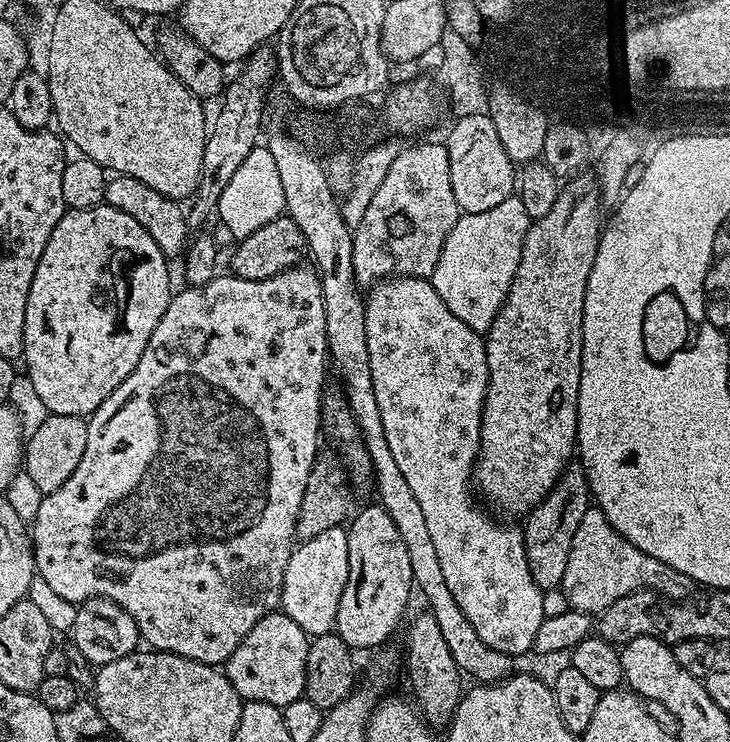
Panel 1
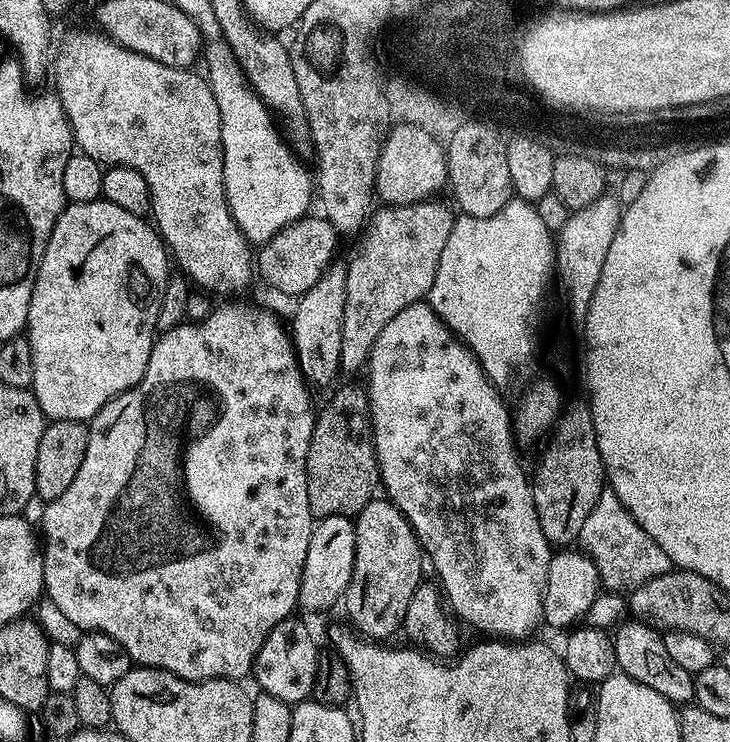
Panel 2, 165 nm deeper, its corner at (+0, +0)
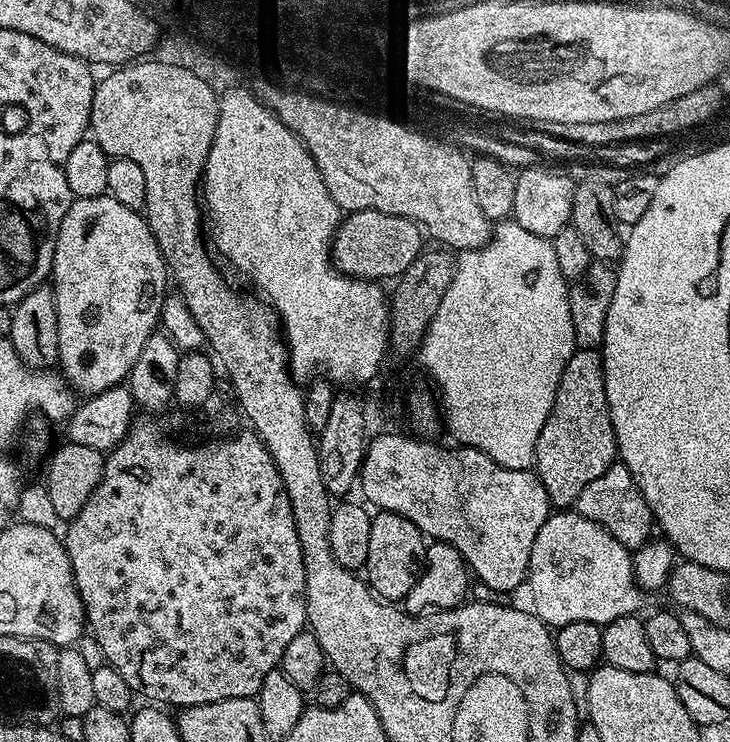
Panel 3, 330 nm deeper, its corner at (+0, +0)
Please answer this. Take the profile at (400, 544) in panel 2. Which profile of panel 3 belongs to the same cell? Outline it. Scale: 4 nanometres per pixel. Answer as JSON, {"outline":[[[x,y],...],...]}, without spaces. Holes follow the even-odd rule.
{"outline":[[[377,511],[370,522],[370,550],[366,550],[363,571],[368,572],[366,583],[381,600],[402,602],[410,594],[418,575],[418,565],[423,561],[426,537],[402,514]]]}

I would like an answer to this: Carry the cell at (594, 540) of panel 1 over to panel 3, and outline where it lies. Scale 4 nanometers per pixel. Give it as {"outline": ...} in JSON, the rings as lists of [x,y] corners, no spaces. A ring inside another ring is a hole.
{"outline":[[[622,463],[610,465],[606,474],[594,478],[594,482],[590,482],[590,486],[586,486],[582,494],[578,494],[574,511],[582,518],[590,518],[590,522],[598,522],[598,526],[610,530],[610,534],[614,534],[614,538],[618,538],[618,542],[622,542],[622,546],[629,550],[638,550],[653,539],[654,521],[650,506],[642,490],[638,490],[630,470],[626,470]]]}

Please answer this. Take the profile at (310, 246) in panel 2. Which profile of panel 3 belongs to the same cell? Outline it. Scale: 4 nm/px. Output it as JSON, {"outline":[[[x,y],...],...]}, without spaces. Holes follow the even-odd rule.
{"outline":[[[369,208],[349,212],[341,219],[336,237],[332,240],[332,262],[343,276],[373,282],[391,281],[401,276],[406,266],[410,266],[410,262],[420,256],[425,247],[424,240],[426,236],[421,225],[410,218]]]}

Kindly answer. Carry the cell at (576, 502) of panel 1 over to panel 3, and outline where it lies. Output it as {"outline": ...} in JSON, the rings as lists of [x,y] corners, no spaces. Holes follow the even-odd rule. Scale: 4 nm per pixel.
{"outline":[[[577,348],[576,353],[566,362],[566,370],[562,370],[562,378],[554,394],[554,406],[546,418],[546,426],[542,426],[538,434],[534,471],[542,486],[546,486],[549,505],[564,510],[575,505],[578,494],[582,494],[582,490],[590,486],[594,478],[606,474],[608,467],[617,463],[617,460],[614,426],[610,422],[610,406],[606,402],[604,357],[597,349]]]}

